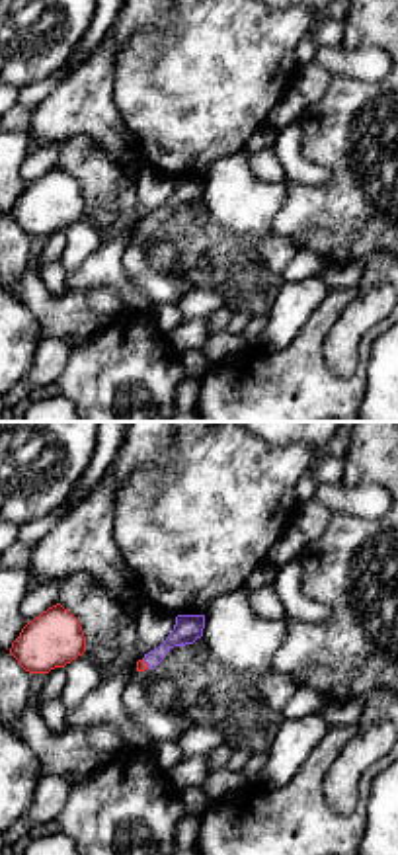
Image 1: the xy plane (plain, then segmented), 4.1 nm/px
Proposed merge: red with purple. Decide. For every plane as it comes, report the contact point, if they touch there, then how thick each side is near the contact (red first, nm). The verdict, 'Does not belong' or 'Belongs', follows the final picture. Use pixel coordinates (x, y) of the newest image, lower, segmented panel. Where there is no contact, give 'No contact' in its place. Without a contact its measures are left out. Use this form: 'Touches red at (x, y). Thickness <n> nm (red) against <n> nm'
Touches red at (145, 662). Thickness 50 nm (red) against 110 nm

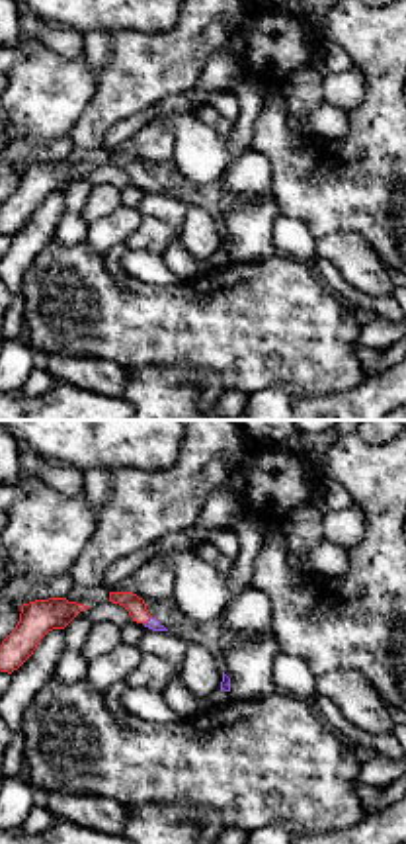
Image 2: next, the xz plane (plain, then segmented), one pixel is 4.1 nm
Touches red at (147, 620). Thickness 80 nm (red) against 50 nm

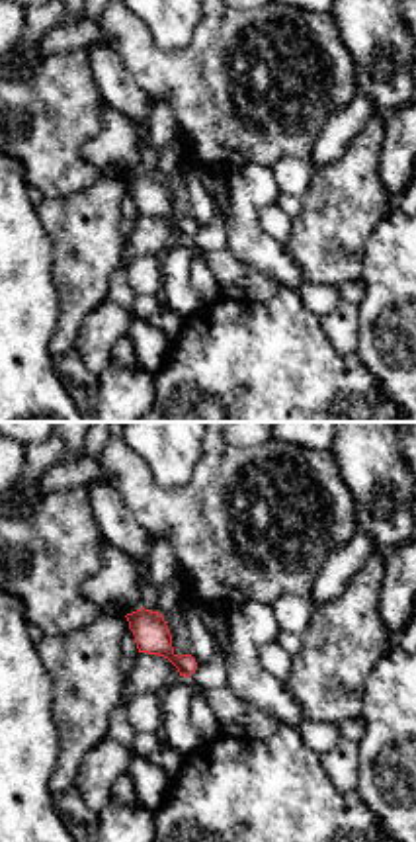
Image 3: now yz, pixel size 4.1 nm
No contact

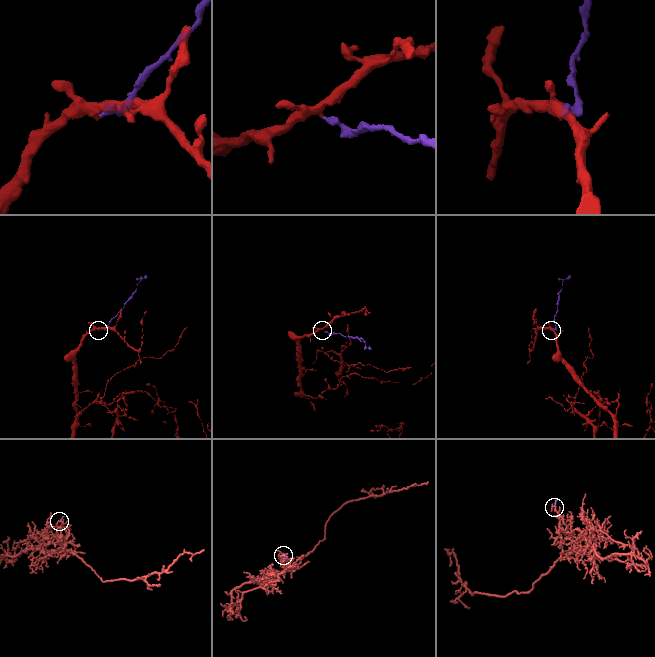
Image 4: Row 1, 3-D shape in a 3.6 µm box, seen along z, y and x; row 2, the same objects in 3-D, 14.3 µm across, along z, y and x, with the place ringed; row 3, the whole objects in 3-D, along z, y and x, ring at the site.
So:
Belongs

